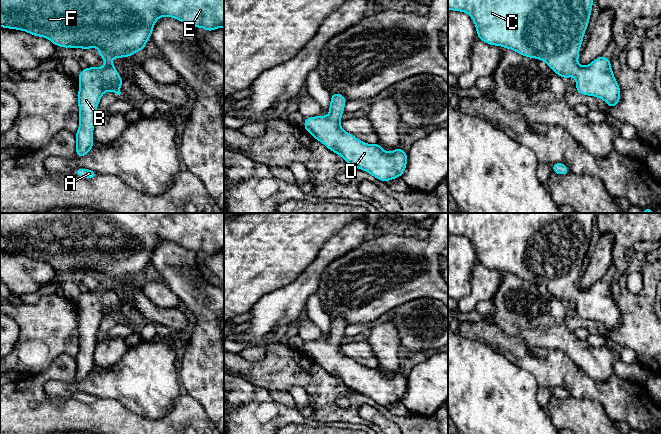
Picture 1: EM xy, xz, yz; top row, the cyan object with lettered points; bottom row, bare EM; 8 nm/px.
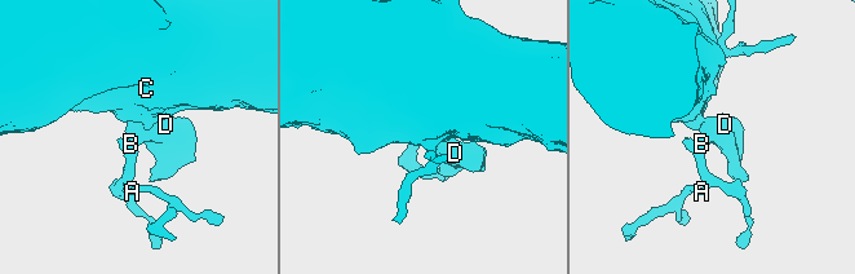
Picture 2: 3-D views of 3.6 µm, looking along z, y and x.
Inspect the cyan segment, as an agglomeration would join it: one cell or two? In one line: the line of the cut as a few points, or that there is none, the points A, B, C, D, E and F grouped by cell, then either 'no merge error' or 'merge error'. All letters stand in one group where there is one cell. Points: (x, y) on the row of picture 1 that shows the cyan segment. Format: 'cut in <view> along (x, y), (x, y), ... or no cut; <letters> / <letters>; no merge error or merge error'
no cut; A B C D E F; no merge error

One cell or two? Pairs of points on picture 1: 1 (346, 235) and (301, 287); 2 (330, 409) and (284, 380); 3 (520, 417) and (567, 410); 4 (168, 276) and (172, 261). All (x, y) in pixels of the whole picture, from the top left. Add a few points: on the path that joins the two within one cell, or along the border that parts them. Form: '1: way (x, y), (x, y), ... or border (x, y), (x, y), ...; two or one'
1: way (334, 248), (312, 274); one
2: way (321, 397), (304, 380), (296, 380); one
3: border (544, 409), (553, 423); two
4: way (168, 272), (168, 265); one

